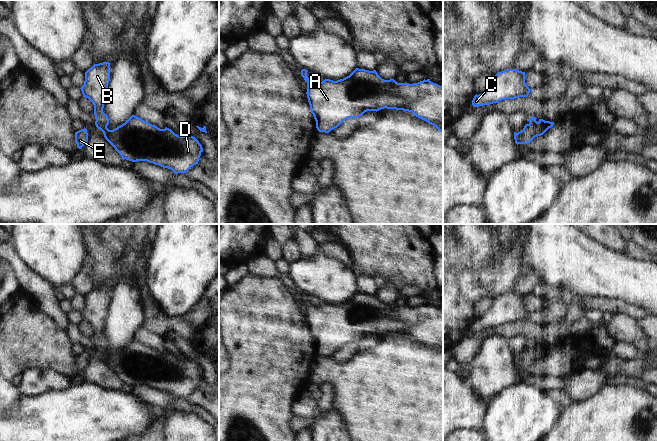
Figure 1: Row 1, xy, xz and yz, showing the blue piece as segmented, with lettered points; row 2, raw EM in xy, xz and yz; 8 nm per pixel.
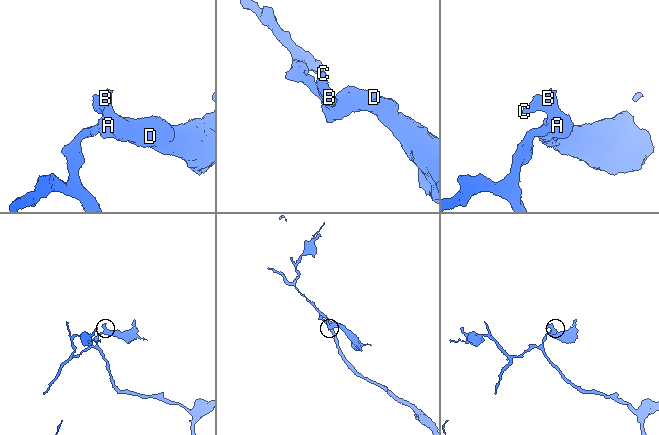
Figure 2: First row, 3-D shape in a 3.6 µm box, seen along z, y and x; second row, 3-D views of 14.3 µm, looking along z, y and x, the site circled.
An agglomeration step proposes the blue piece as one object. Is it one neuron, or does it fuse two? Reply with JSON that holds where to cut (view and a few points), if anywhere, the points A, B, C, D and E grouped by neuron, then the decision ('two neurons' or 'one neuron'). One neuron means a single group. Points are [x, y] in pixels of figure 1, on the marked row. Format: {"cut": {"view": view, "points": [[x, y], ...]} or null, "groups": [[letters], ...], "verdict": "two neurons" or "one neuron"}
{"cut": null, "groups": [["A", "B", "C", "D", "E"]], "verdict": "one neuron"}

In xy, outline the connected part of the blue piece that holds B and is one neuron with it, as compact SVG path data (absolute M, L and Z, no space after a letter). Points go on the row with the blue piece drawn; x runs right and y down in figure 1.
M103 62L94 64L89 68L85 72L84 85L80 89L83 97L88 98L94 105L96 127L103 132L105 139L121 155L122 159L132 162L147 161L163 168L171 169L175 174L185 173L198 164L203 148L195 137L188 134L179 136L167 127L160 129L135 115L132 115L125 123L113 130L107 128L109 118L103 112L103 108L105 93L108 90L110 81L110 64L109 62Z

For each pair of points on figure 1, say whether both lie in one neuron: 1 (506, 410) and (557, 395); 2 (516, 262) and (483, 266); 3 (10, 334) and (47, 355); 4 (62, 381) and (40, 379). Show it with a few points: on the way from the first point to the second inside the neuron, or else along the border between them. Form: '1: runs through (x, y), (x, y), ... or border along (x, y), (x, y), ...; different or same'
1: border along (549, 393), (561, 408); different
2: runs through (508, 262), (491, 262); same
3: runs through (19, 337), (31, 339), (38, 346); same
4: runs through (57, 381), (45, 380); same

